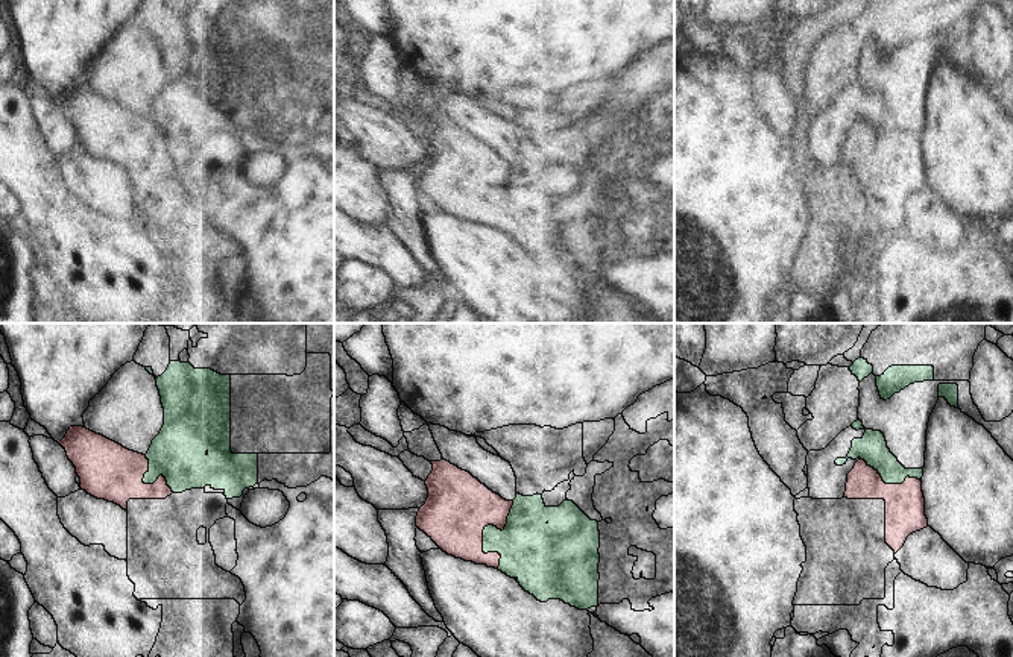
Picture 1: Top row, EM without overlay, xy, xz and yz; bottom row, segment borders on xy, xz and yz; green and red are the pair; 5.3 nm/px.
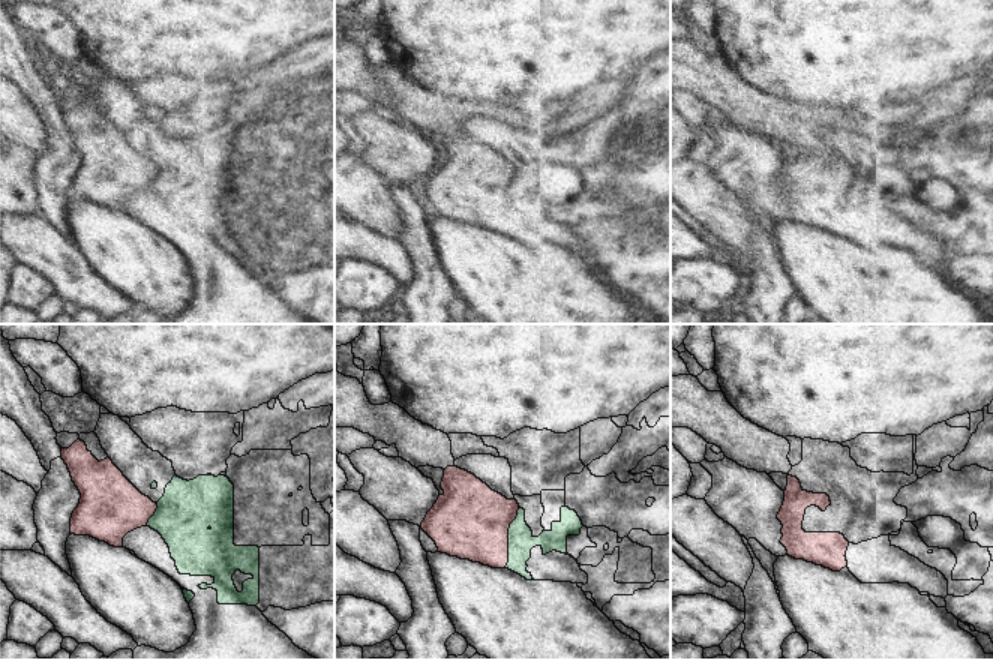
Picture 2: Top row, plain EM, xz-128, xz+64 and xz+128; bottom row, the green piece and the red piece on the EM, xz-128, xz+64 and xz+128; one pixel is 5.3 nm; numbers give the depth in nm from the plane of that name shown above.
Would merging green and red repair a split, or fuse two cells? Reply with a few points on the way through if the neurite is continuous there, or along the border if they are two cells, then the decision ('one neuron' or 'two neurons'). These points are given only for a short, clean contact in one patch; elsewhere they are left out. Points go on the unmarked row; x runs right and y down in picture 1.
along xz (514, 161), (501, 190), (483, 190), (495, 228) | two neurons

